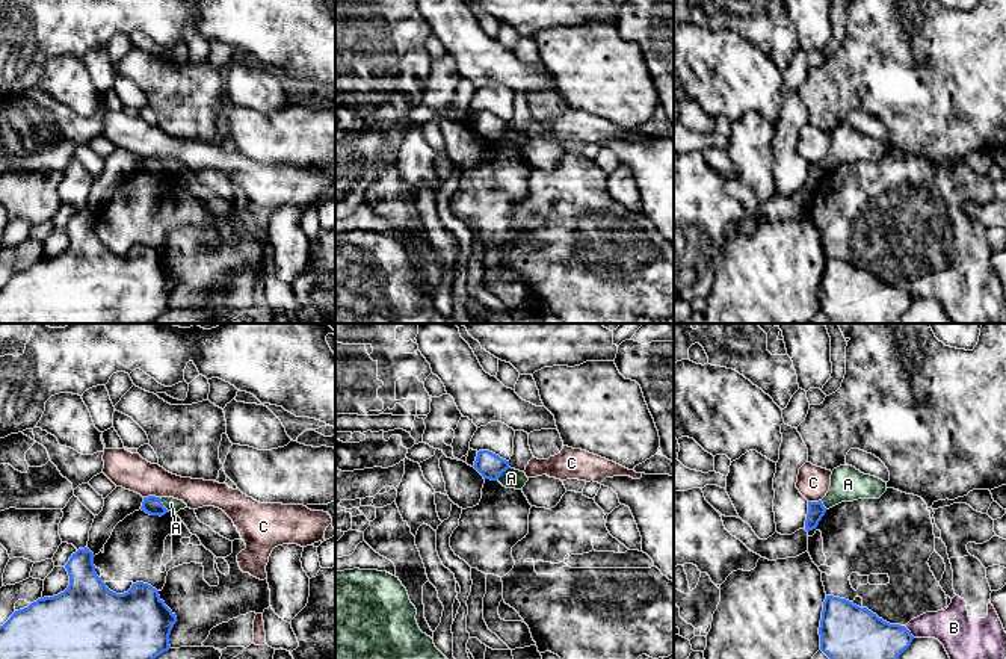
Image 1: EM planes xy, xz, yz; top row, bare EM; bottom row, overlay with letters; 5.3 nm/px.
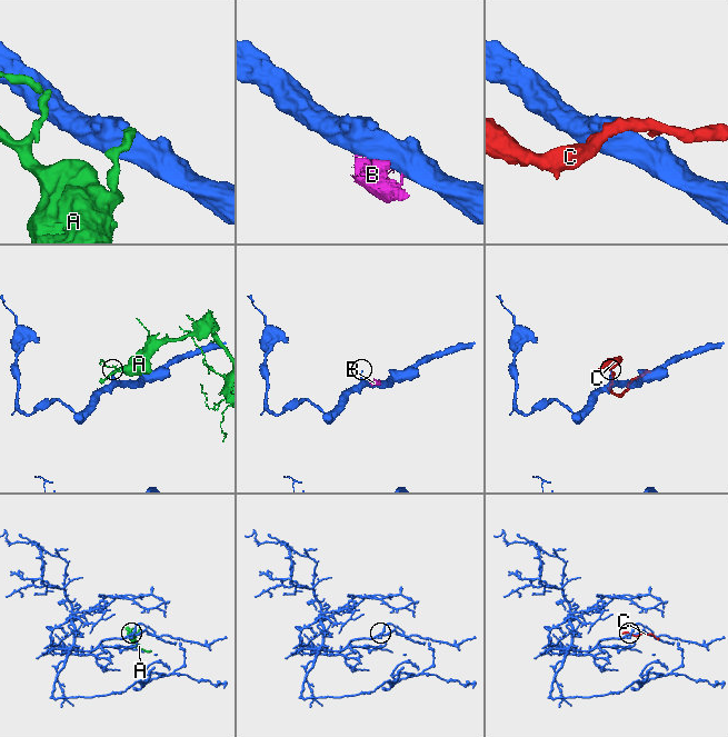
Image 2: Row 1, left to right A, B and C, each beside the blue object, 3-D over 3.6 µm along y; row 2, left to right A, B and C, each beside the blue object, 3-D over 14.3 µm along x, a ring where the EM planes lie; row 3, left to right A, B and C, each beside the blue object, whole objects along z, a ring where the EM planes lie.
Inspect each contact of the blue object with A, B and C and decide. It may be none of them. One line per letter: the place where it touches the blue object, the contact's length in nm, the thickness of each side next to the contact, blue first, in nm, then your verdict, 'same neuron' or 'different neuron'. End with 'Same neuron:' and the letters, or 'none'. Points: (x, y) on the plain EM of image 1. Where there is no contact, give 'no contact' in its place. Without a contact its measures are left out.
A: meets blue in xz at (502, 133); contact 100 nm long; 140 nm thick on the blue side, 100 nm on the other; different neuron
B: meets blue in yz at (910, 293); contact 90 nm long; 340 nm thick on the blue side, 200 nm on the other; different neuron
C: meets blue in xy at (151, 157); contact 90 nm long; 100 nm thick on the blue side, 190 nm on the other; different neuron
Same neuron: none

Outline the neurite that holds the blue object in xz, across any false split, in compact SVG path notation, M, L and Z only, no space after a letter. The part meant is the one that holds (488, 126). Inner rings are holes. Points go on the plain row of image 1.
M479 112L473 128L483 138L483 141L491 142L497 142L503 133L511 130L509 122L489 112Z

